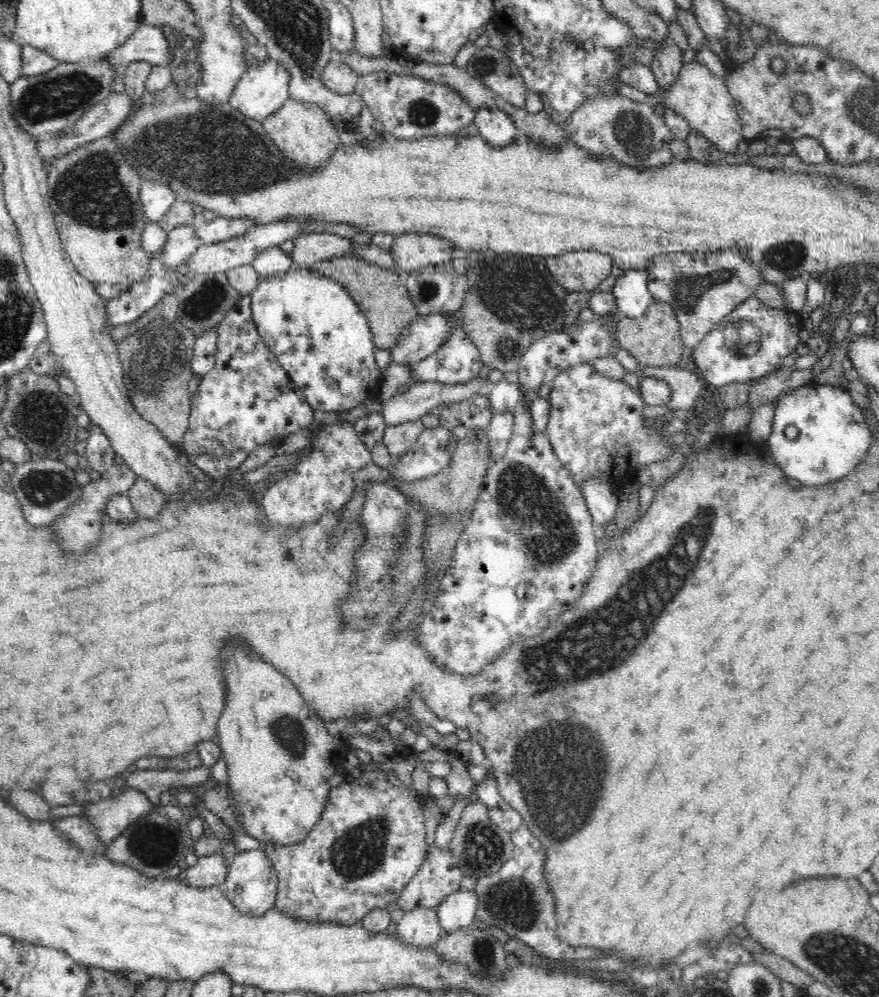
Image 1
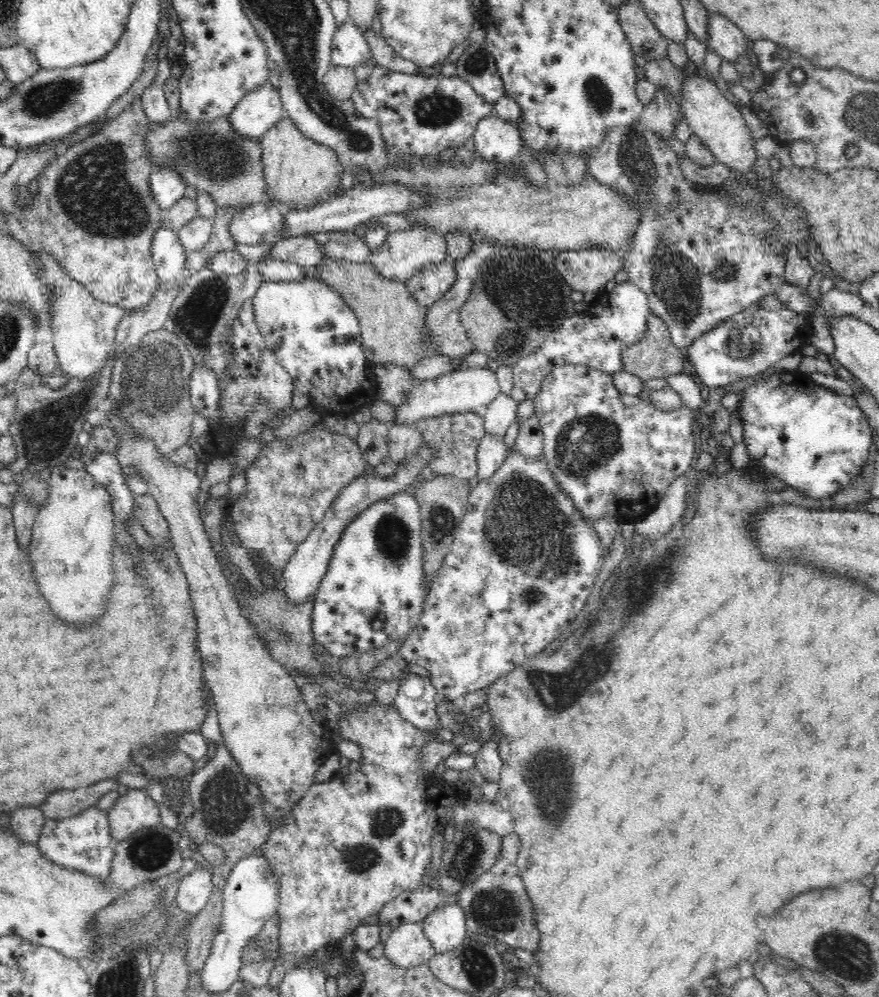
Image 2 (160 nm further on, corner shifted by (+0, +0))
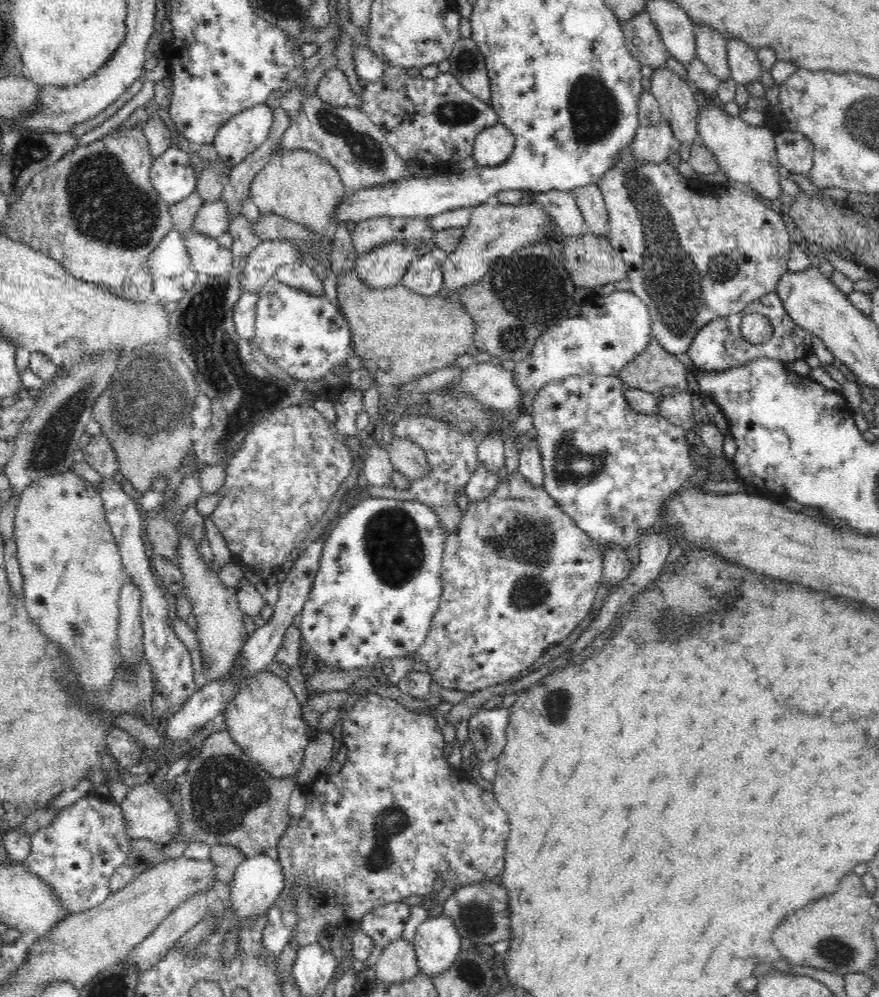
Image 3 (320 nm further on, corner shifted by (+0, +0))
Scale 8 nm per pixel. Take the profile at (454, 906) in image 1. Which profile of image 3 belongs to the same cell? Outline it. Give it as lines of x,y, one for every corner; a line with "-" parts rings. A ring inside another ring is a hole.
440,914
420,923
412,942
419,972
434,978
450,970
461,952
461,939
453,918

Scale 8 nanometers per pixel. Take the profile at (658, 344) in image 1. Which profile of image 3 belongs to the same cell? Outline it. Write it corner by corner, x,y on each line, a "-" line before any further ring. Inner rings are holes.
655,336
646,350
628,363
618,377
629,388
653,393
671,386
686,391
689,368
676,355
666,352

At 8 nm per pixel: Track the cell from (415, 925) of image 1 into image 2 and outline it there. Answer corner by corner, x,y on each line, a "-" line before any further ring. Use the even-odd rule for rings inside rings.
423,921
408,922
392,929
384,943
385,957
400,968
427,964
435,955
432,943
423,931

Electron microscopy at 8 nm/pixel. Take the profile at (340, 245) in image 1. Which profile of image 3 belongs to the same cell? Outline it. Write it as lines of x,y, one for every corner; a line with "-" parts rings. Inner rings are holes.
262,241
247,254
239,276
239,284
245,292
259,292
283,264
299,262
302,253
297,246
284,241

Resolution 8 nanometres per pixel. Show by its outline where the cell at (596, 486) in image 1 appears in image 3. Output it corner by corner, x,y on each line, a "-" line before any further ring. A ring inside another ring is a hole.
608,544
603,554
602,585
608,585
608,588
618,589
624,583
624,580
630,577
635,565
626,555
625,549
620,548
617,544

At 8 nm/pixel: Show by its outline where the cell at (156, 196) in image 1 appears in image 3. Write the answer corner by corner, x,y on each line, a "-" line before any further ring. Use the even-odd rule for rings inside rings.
180,148
166,150
151,167
151,183
169,205
184,200
197,190
196,172
188,152

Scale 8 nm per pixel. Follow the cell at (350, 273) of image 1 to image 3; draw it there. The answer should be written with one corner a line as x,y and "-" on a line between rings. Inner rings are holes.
343,269
336,280
337,298
350,325
357,362
377,384
398,387
414,382
424,374
452,366
456,358
468,354
470,346
474,345
474,319
456,295
448,298
442,298
439,293
424,296
401,282
384,289
370,288
353,269
-
379,358
391,360
390,370
379,370

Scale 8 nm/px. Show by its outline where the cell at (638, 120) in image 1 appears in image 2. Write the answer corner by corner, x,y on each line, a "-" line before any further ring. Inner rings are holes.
640,122
630,127
615,127
611,129
602,138
602,144
596,147
596,149
587,153
586,162
589,174
594,176
600,184
604,184
604,186
608,186
612,190
618,190
622,196
628,196
629,200
633,200
641,208
640,224
634,228
630,250
627,253
621,254
623,257
623,268
628,273
629,281
646,293
649,300
650,312
666,323
674,346
680,349
689,347
694,340
712,330
719,322
734,316
734,314
738,314
738,312
742,312
744,309
748,309
749,306
756,304
762,297
775,294
778,286
786,283
785,264
788,256
786,256
786,253
782,253
778,247
774,247
772,243
766,243
768,237
775,230
775,226
773,226
771,218
768,217
768,213
758,215
758,213
754,213
744,203
724,201
724,197
720,193
696,190
698,186
686,180
686,177
682,174
682,169
679,166
679,157
674,153
670,145
661,138
658,138
654,133
646,131

